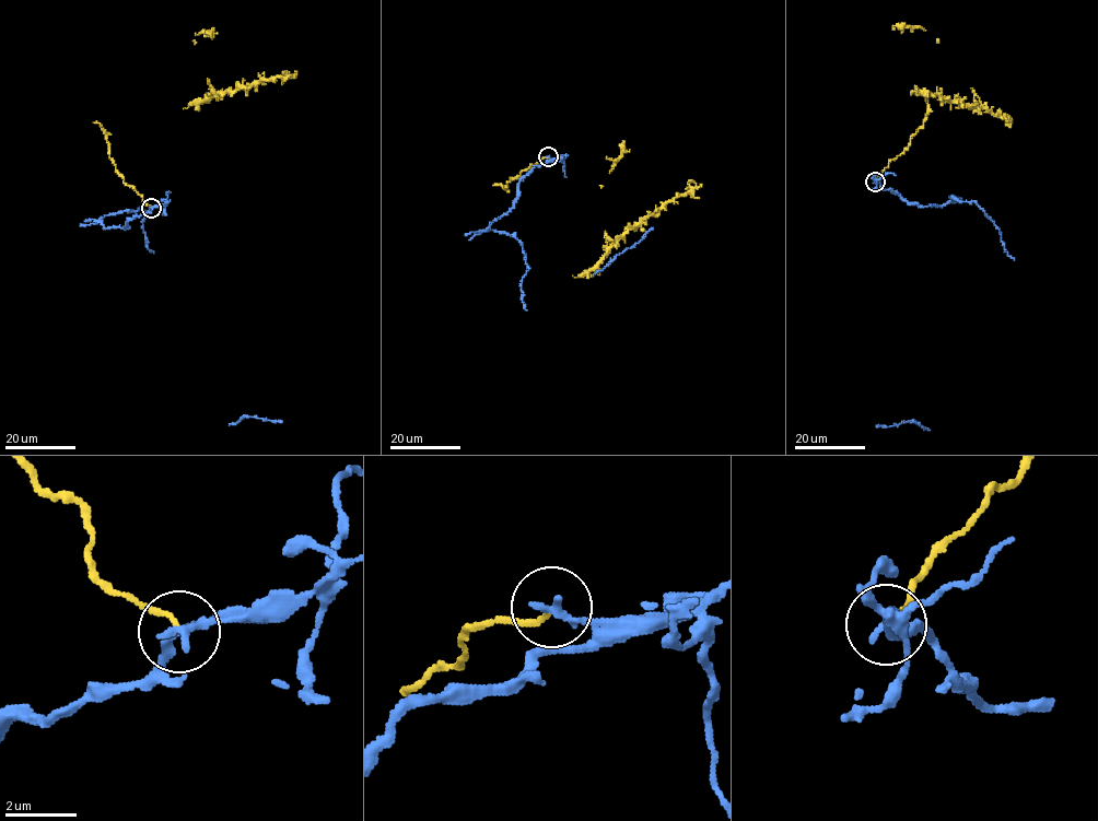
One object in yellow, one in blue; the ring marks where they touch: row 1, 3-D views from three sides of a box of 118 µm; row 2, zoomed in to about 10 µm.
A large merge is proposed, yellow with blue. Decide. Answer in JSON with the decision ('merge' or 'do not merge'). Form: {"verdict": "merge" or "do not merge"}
{"verdict": "do not merge"}

